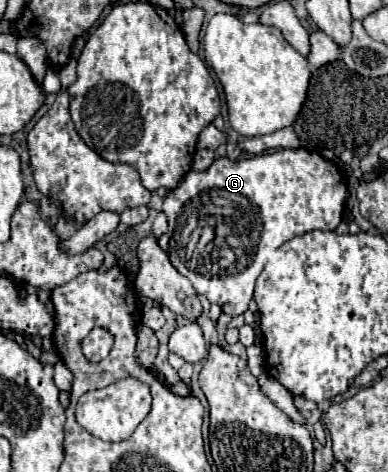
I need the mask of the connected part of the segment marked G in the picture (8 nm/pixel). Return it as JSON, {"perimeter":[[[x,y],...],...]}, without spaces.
{"perimeter":[[[280,148],[248,160],[218,158],[206,172],[190,170],[184,182],[164,198],[168,232],[158,238],[158,246],[168,254],[172,266],[186,276],[198,294],[218,304],[230,316],[244,314],[254,294],[254,282],[260,276],[270,254],[284,242],[310,230],[334,230],[342,222],[348,188],[345,176],[332,161],[304,148]]]}

